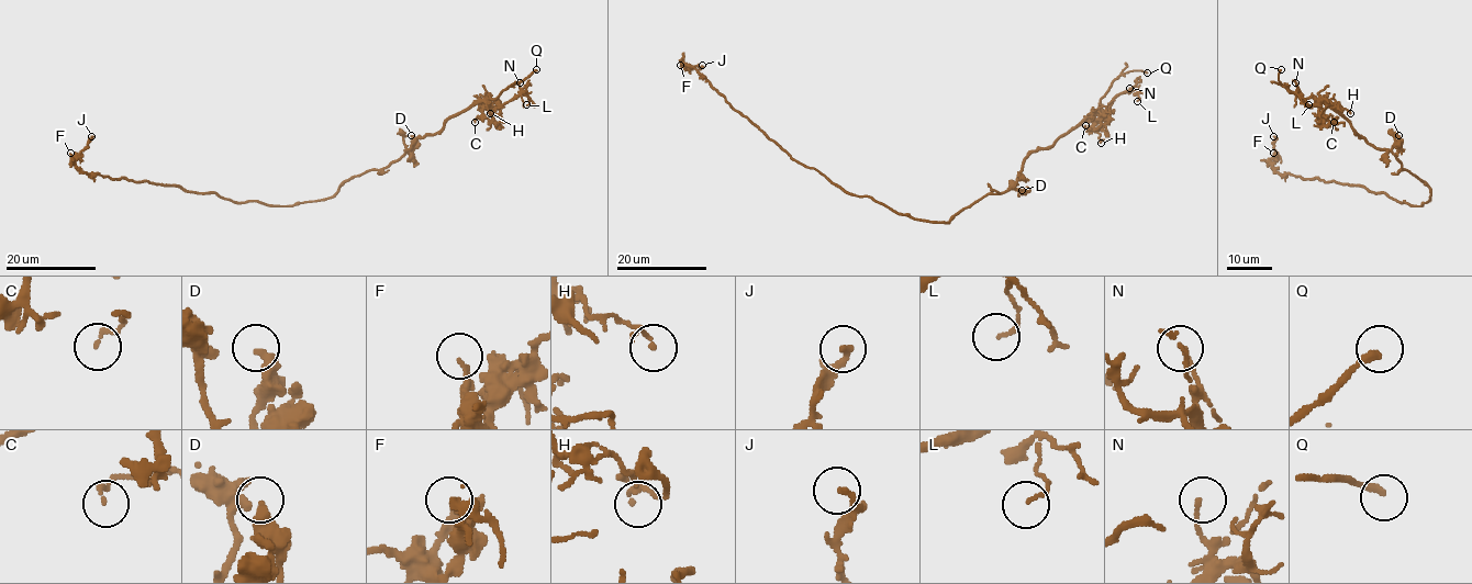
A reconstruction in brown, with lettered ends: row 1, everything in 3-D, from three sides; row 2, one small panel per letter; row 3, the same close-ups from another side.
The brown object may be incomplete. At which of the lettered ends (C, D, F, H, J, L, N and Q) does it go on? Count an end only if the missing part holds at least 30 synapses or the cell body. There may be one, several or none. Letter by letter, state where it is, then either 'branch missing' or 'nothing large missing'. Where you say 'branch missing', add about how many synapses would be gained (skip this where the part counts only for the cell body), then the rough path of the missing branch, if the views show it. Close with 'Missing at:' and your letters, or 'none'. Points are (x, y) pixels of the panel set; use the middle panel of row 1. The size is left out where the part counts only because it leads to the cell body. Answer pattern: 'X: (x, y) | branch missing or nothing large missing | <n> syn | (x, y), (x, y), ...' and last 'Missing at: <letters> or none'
C: (1085, 125) | nothing large missing
D: (1022, 190) | nothing large missing
F: (680, 65) | nothing large missing
H: (1101, 143) | nothing large missing
J: (702, 65) | nothing large missing
L: (1137, 101) | nothing large missing
N: (1129, 88) | nothing large missing
Q: (1147, 72) | branch missing
Missing at: Q

